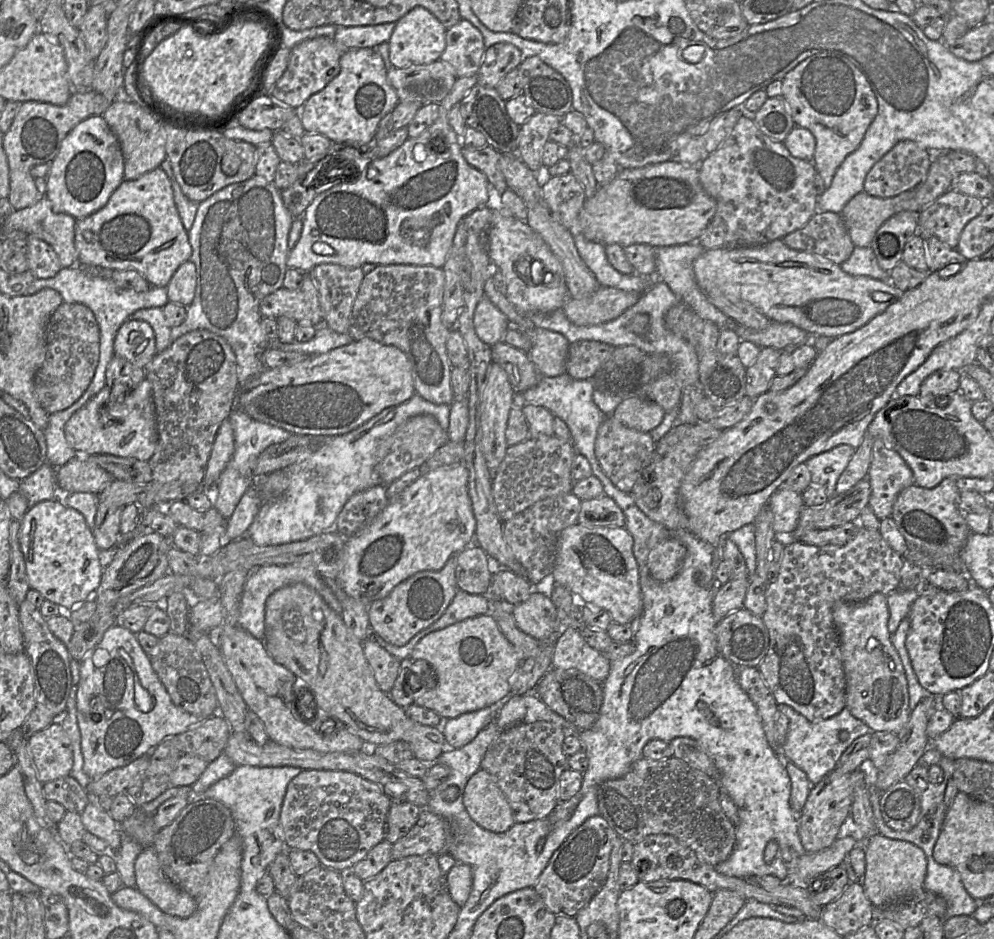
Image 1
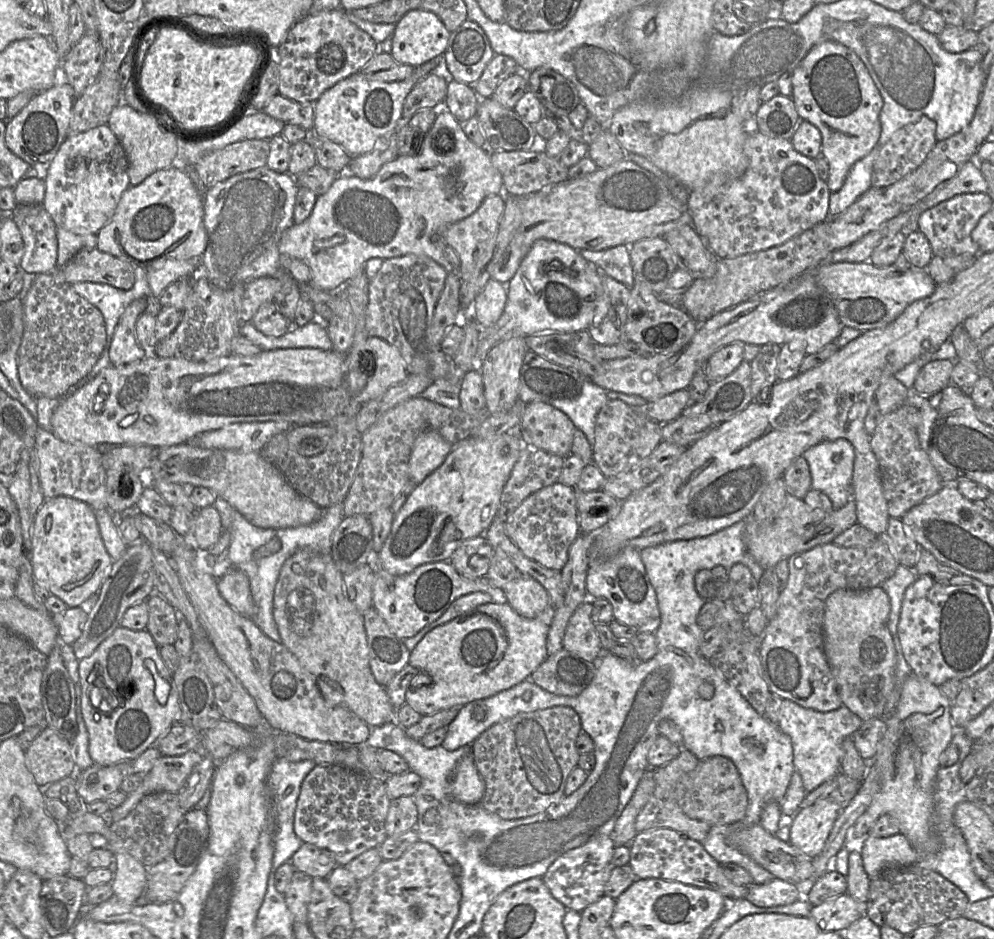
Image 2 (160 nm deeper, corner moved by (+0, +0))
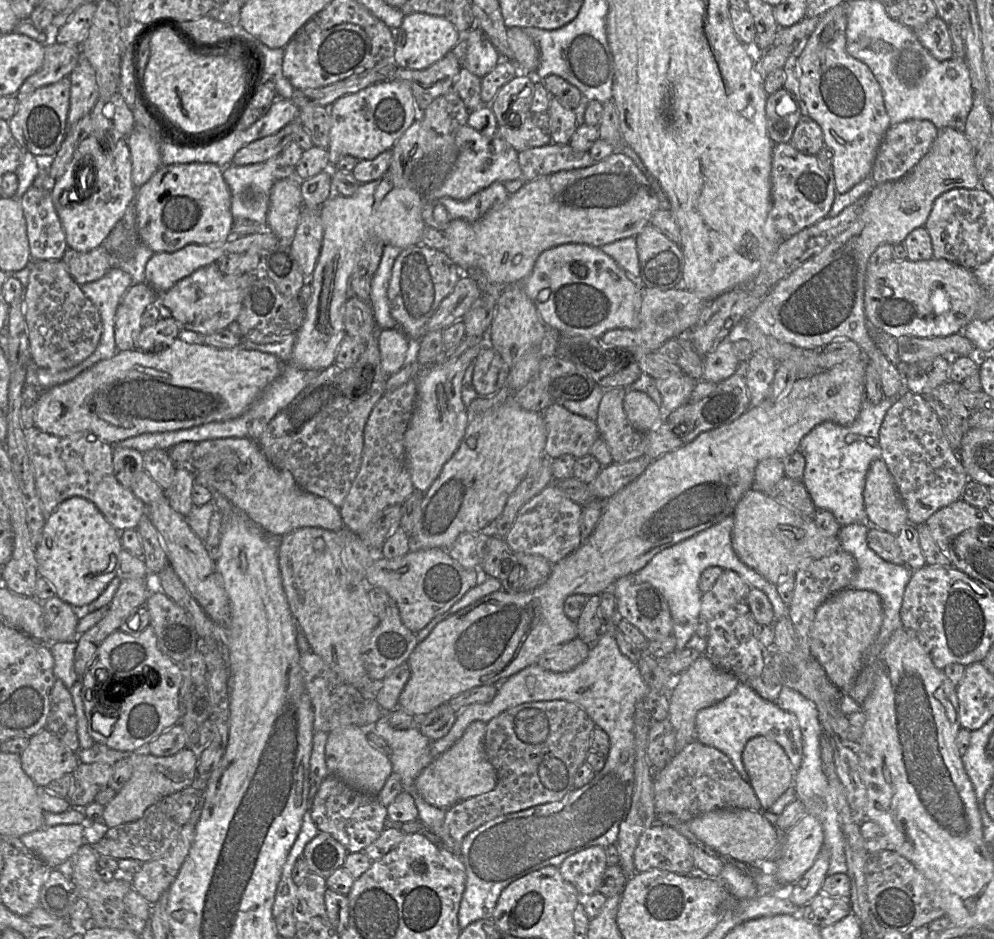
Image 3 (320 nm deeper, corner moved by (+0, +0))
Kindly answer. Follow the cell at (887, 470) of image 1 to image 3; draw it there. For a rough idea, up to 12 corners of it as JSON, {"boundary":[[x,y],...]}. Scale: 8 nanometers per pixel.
{"boundary":[[905,389],[879,431],[881,458],[924,523],[969,477],[937,414]]}

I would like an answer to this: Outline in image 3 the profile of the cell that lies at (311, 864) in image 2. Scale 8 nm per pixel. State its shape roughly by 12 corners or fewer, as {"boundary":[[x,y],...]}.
{"boundary":[[319,832],[304,848],[309,871],[327,879],[342,868],[348,851]]}

